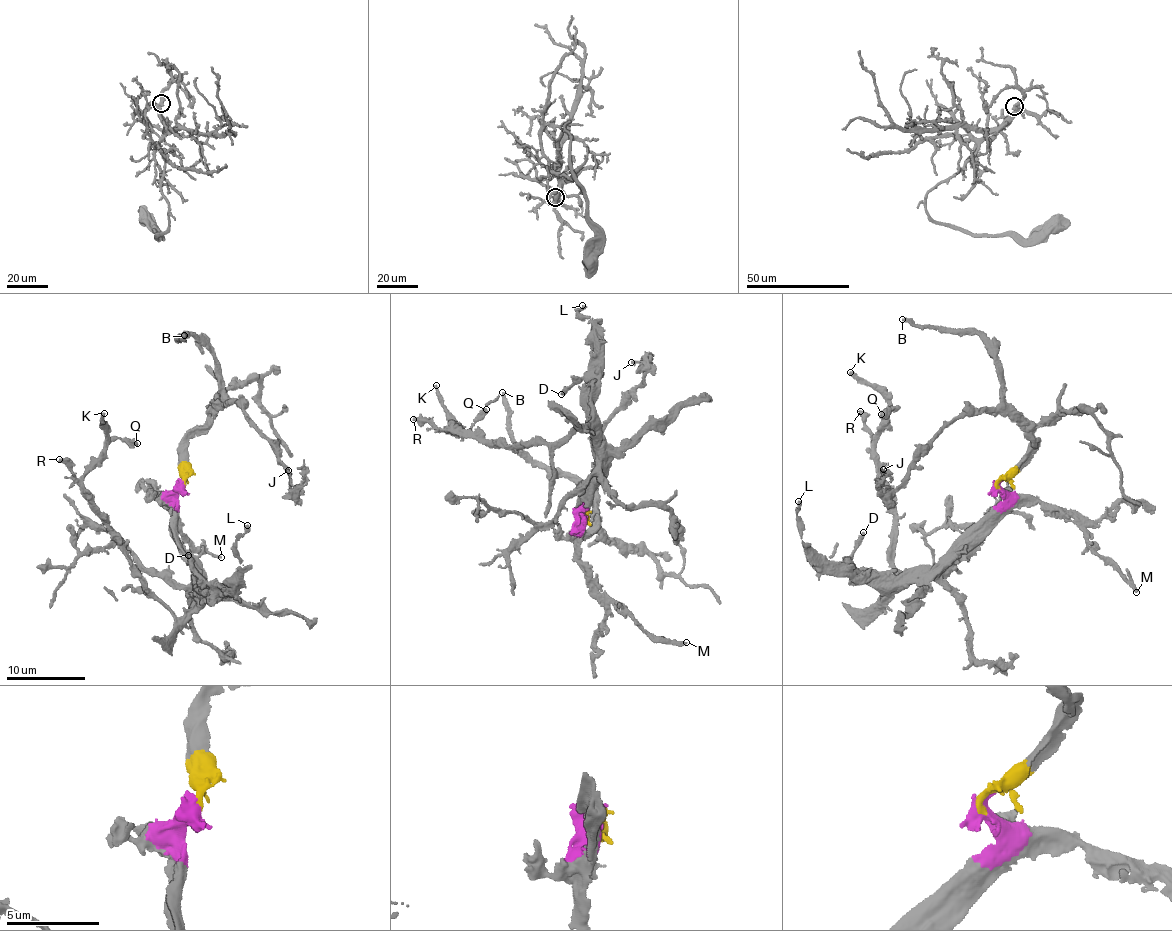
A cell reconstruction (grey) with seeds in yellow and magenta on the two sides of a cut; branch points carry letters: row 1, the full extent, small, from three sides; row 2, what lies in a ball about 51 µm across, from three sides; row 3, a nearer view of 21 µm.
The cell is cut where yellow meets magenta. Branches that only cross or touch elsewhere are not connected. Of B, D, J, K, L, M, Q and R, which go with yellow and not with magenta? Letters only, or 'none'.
B, J

